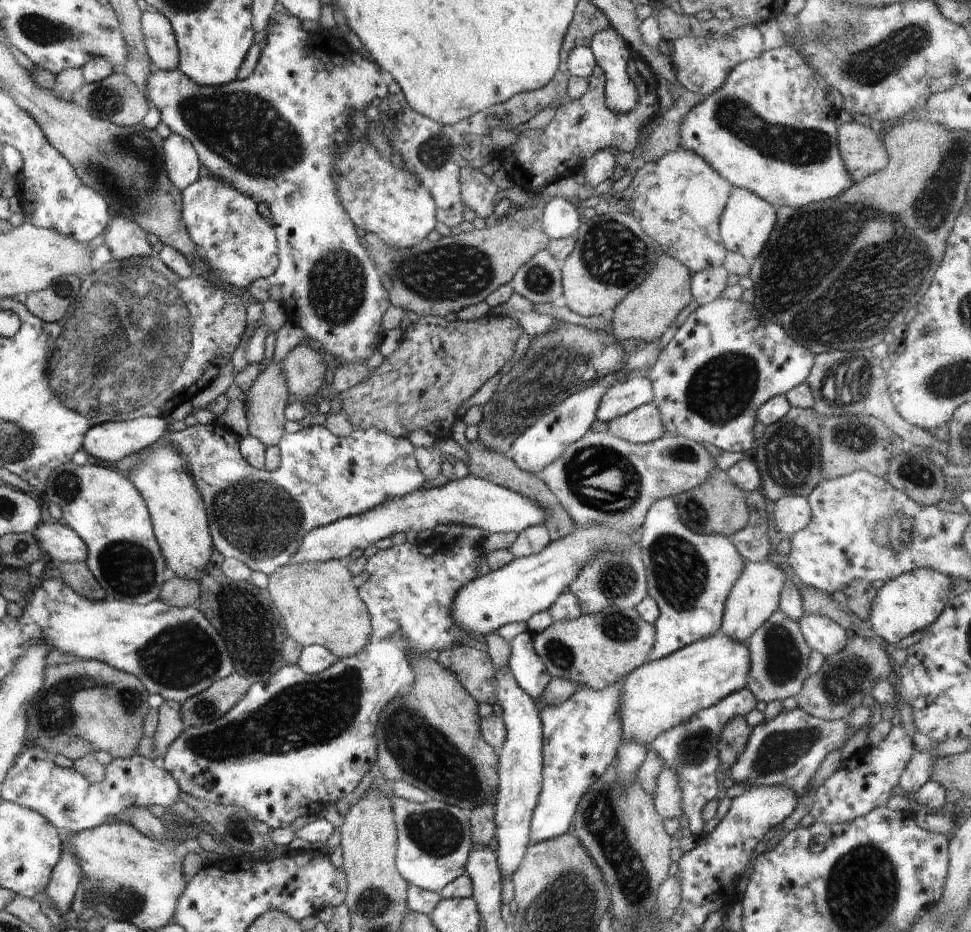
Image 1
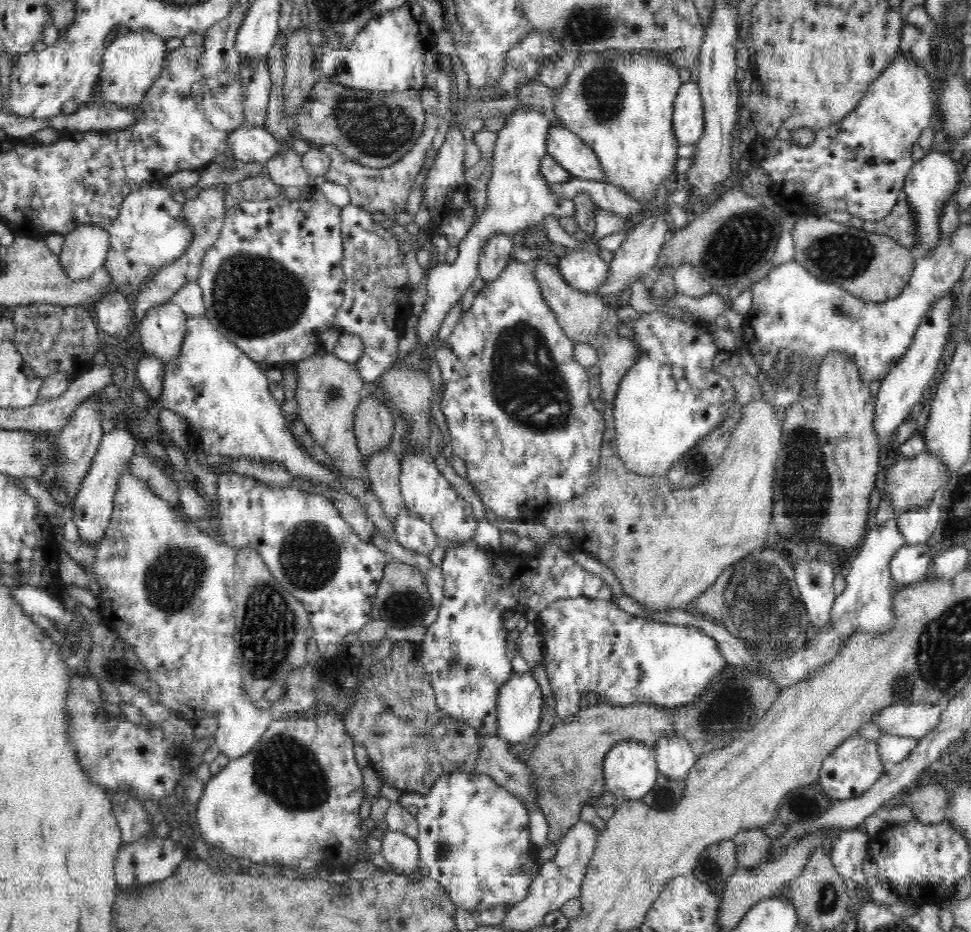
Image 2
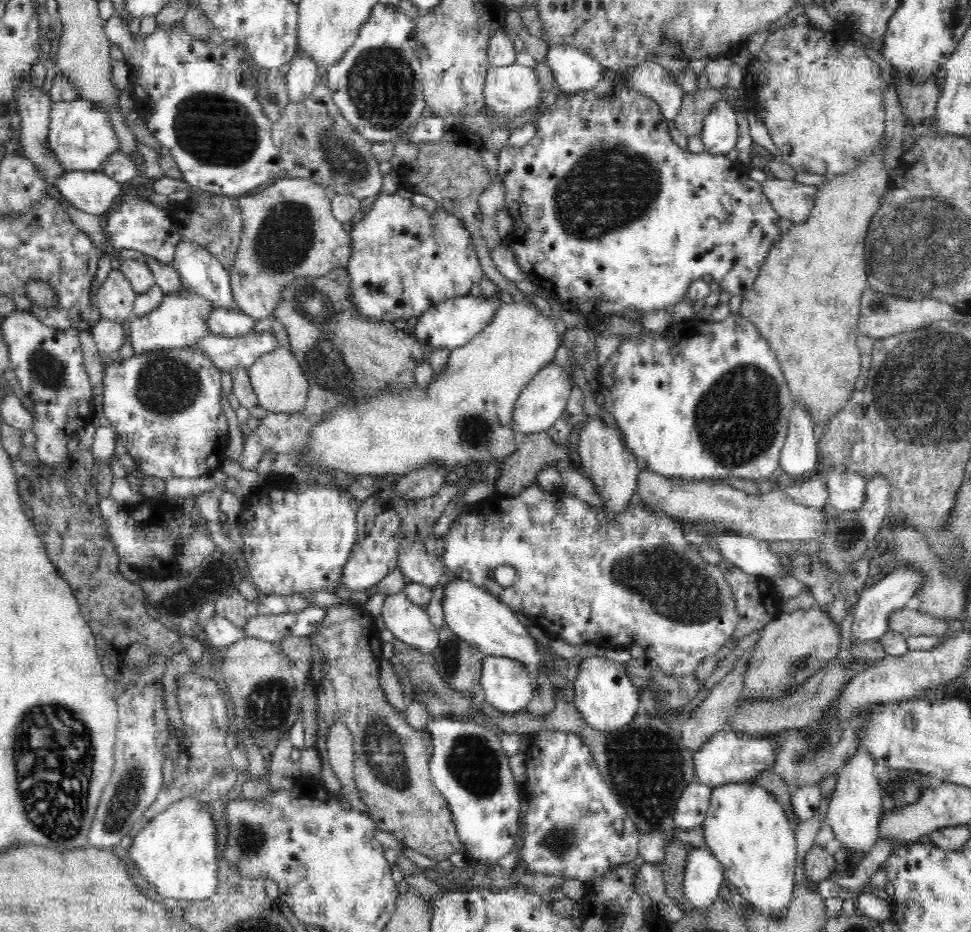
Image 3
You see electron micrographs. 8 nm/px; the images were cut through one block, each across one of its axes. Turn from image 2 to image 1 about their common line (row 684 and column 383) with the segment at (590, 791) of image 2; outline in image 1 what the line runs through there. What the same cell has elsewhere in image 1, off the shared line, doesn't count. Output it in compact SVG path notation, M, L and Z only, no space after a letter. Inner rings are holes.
M412 651L409 656L415 674L413 685L401 697L381 710L376 727L376 769L387 782L402 781L423 790L430 799L467 811L494 800L498 788L498 757L481 735L477 700L462 686L458 676L428 654Z

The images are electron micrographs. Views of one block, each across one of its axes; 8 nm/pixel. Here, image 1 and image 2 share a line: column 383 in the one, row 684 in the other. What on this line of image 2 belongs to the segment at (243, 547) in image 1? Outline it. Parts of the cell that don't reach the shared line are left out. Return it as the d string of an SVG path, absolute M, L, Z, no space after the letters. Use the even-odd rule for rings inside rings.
M472 543L470 545L462 545L456 548L446 548L446 552L444 552L444 560L442 560L440 565L442 574L444 575L444 598L438 611L437 621L434 622L432 626L423 629L426 634L421 641L422 653L420 660L422 661L422 666L424 667L427 677L433 686L437 706L442 711L443 715L449 716L449 720L453 723L460 722L470 725L470 727L476 729L478 737L495 736L498 733L496 708L498 690L500 690L500 686L502 686L504 682L508 682L508 679L512 678L512 675L515 673L512 669L512 658L514 658L514 654L512 656L508 656L508 648L510 648L510 652L513 653L518 650L514 642L508 642L509 630L504 627L505 616L509 616L513 611L522 613L526 607L531 607L532 610L540 612L541 610L548 608L551 602L561 598L588 597L610 601L614 594L609 585L601 578L598 578L594 574L590 574L590 572L588 572L584 567L578 566L569 552L562 550L555 544L548 544L548 546L544 546L544 548L539 548L538 546L536 549L533 549L528 554L524 555L506 551L506 554L503 556L500 556L500 554L494 554L494 558L492 558L492 554L488 554L484 547L480 547Z

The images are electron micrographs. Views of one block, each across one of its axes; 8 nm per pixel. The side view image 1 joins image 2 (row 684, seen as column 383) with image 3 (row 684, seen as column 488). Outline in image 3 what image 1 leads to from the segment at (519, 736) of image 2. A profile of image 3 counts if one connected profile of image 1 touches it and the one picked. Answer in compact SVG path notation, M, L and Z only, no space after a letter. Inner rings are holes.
M487 655L480 676L482 697L503 712L520 712L532 703L534 684L520 661Z

